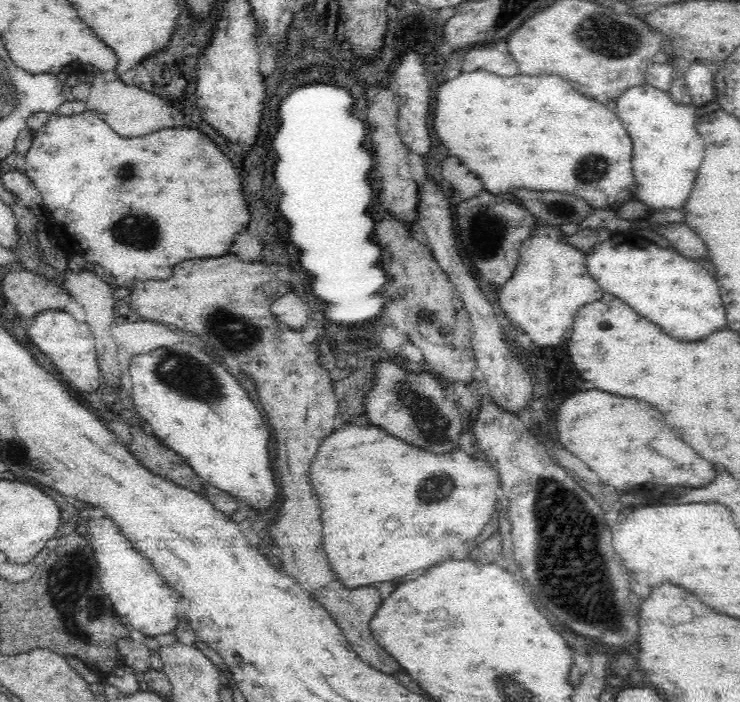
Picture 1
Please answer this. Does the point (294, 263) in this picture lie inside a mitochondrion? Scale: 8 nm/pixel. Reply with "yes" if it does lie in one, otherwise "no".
no

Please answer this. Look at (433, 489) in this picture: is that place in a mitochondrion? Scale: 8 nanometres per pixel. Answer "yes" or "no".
yes

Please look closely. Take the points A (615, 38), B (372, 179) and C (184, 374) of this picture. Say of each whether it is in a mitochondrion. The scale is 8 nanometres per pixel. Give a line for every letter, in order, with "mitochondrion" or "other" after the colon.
A: mitochondrion
B: other
C: mitochondrion

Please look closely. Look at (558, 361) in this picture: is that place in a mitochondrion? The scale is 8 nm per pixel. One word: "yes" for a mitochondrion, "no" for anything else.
no

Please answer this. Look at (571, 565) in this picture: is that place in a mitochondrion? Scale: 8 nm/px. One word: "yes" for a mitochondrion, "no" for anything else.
yes

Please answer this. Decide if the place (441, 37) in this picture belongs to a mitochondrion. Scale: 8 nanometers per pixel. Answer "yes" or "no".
no

